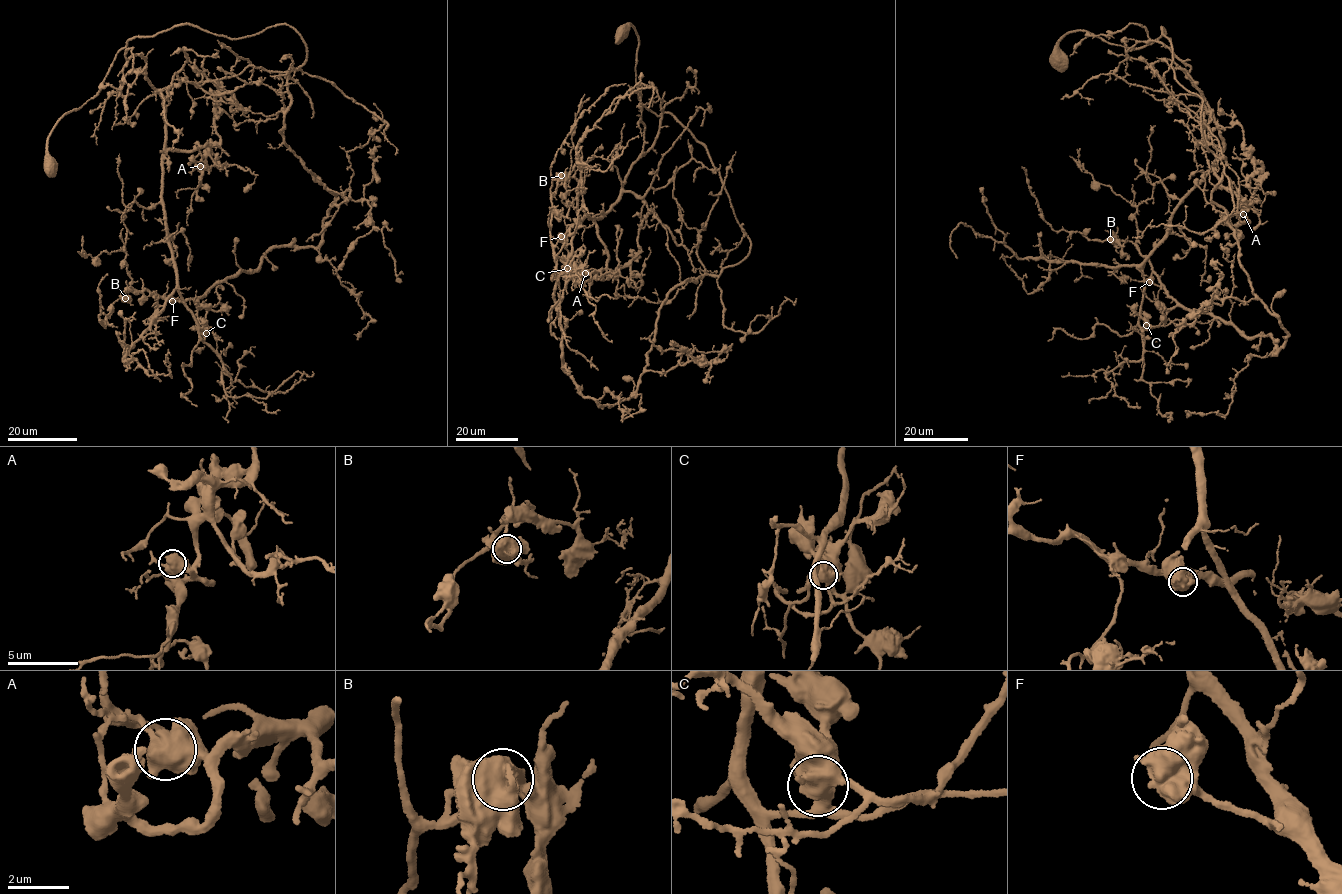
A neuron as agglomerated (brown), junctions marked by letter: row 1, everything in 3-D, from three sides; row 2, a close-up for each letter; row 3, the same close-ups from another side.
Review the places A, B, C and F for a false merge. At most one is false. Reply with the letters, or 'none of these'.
C

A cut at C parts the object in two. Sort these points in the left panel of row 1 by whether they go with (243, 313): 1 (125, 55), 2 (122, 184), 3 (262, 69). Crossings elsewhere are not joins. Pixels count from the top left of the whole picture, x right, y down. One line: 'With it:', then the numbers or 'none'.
With it: 3

